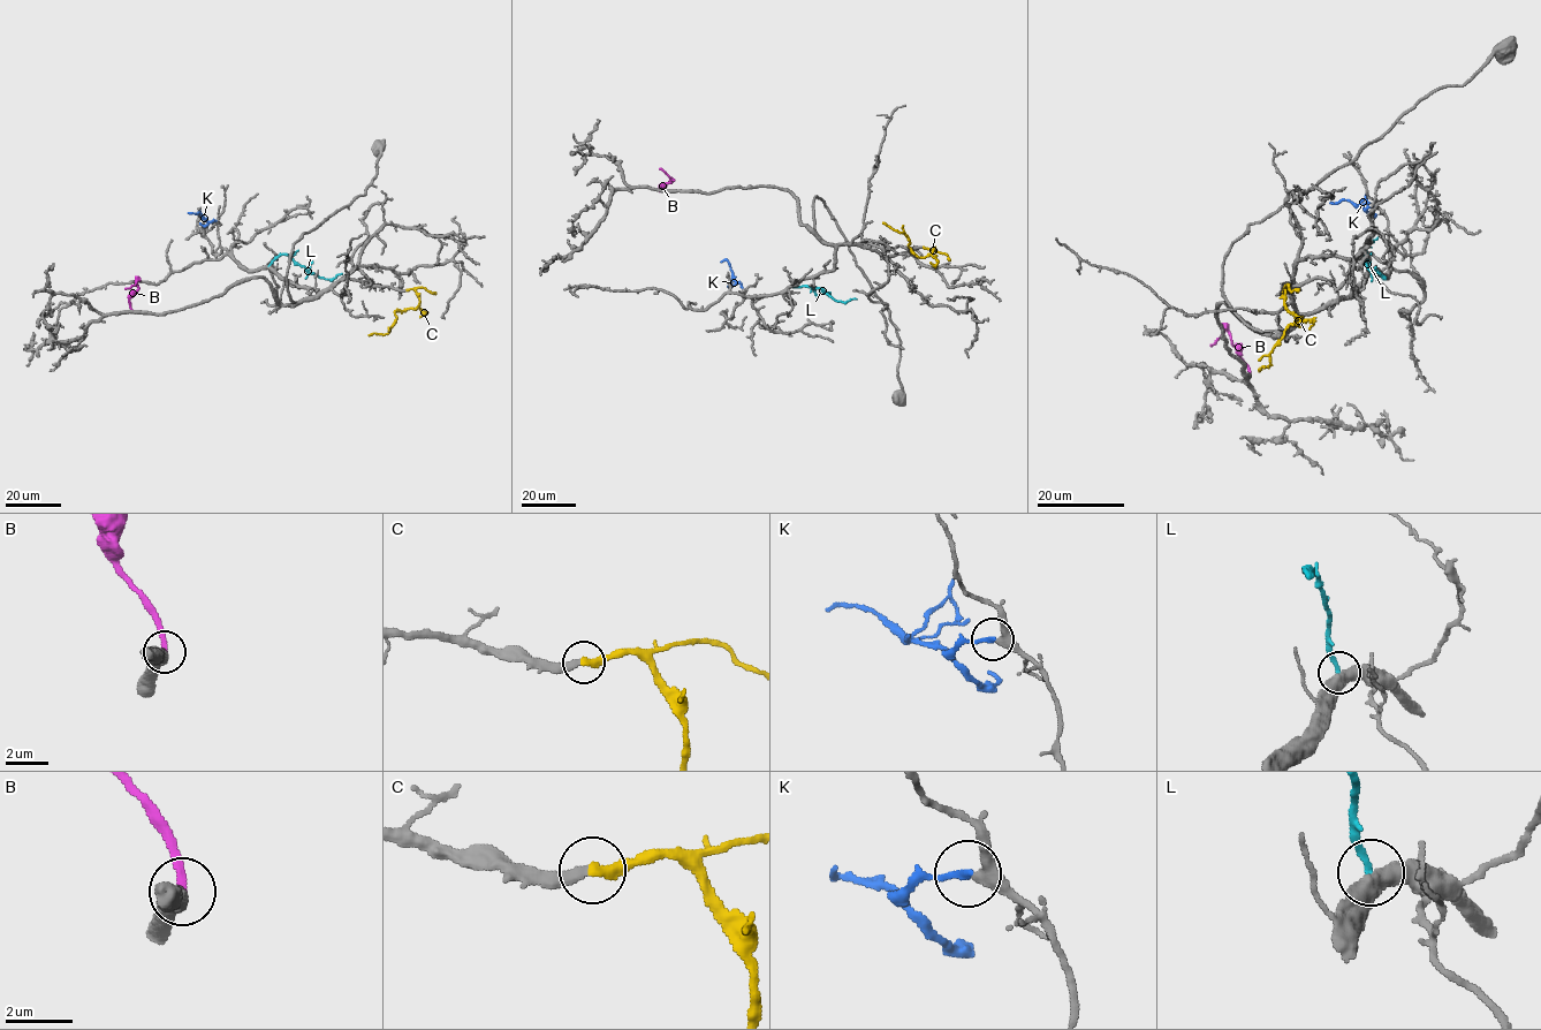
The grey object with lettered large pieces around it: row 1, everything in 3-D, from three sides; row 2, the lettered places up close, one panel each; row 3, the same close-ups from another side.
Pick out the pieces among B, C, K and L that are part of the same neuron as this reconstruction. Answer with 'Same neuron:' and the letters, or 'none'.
Same neuron: C

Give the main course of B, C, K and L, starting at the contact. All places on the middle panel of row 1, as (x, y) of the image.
B: (660, 191), (660, 186), (670, 182), (660, 168)
C: (923, 247), (934, 249), (926, 256), (918, 257), (903, 233), (882, 222)
K: (743, 288), (728, 262), (720, 262)
L: (788, 287), (822, 289), (837, 301), (856, 298)

